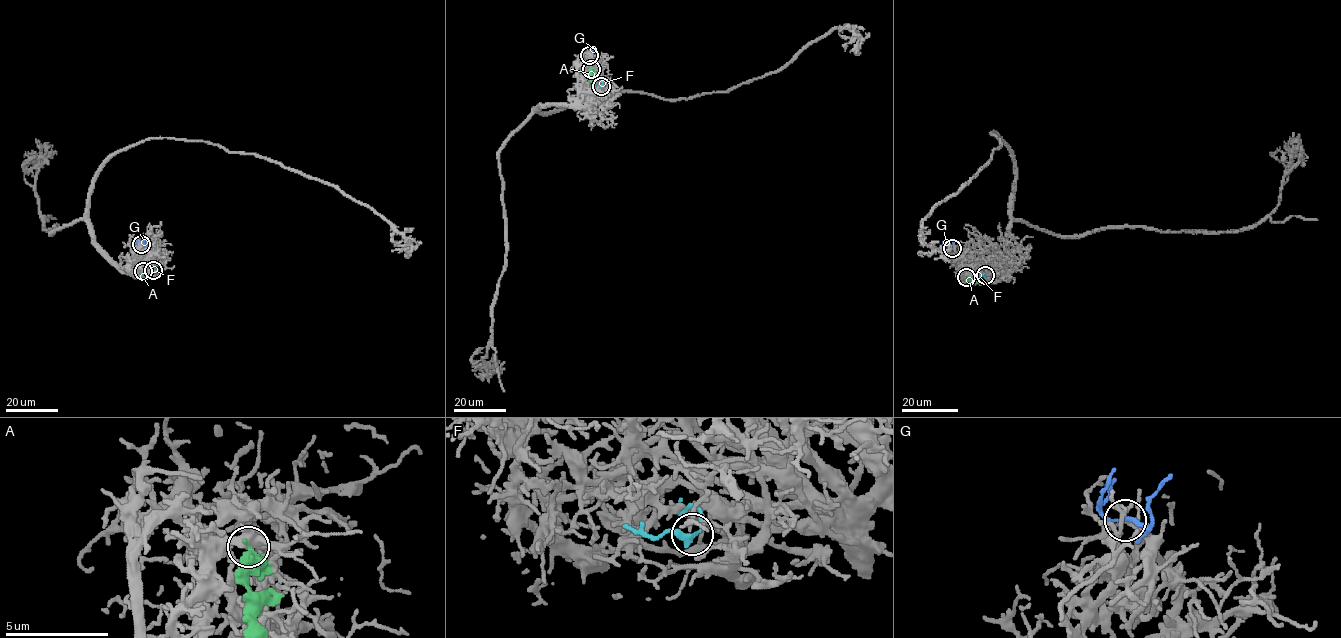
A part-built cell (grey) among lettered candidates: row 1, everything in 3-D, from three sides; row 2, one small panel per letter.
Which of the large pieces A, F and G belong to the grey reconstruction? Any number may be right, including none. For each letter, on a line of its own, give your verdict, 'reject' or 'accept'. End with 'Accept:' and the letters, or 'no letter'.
A: reject
F: reject
G: accept
Accept: G

